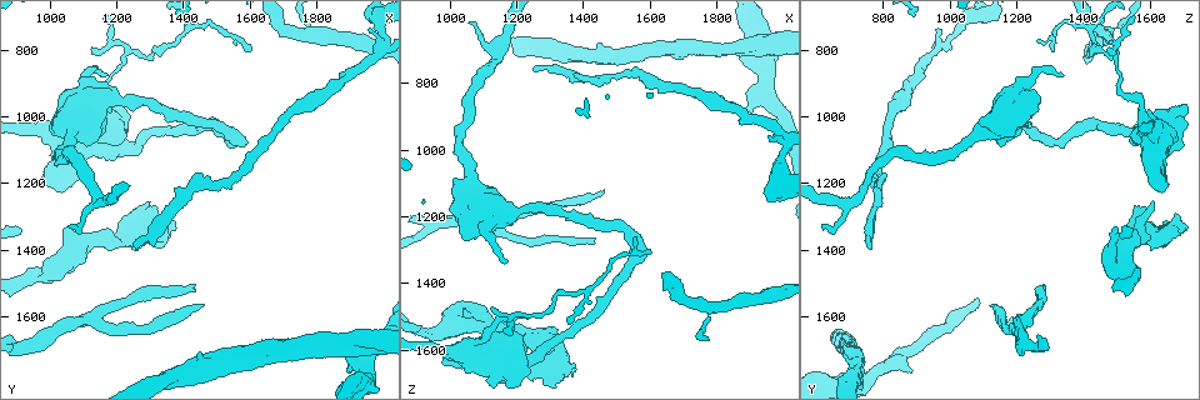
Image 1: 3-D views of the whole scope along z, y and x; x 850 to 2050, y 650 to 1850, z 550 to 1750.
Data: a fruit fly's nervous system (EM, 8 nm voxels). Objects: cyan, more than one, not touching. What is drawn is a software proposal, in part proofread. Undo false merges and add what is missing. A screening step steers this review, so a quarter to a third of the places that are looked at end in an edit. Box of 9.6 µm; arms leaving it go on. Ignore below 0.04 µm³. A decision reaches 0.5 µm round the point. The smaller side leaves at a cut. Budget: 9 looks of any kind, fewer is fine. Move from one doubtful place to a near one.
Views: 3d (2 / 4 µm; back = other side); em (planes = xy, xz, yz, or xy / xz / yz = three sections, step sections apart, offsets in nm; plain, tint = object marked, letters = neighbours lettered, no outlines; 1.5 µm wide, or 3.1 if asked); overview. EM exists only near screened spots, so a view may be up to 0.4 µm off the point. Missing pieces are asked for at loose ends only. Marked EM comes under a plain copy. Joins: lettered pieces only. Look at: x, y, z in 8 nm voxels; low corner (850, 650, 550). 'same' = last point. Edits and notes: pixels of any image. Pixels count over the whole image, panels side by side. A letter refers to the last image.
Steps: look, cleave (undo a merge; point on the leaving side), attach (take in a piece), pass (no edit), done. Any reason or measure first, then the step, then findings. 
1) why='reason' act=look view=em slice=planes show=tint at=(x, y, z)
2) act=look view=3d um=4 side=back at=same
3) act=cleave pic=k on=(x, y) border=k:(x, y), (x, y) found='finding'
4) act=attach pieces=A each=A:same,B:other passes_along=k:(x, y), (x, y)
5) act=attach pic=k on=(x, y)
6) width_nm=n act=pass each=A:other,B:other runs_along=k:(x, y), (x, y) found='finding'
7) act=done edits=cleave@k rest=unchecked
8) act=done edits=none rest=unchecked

why='sudden change in width' act=look view=em slice=planes show=tint at=(1140, 920, 1510)

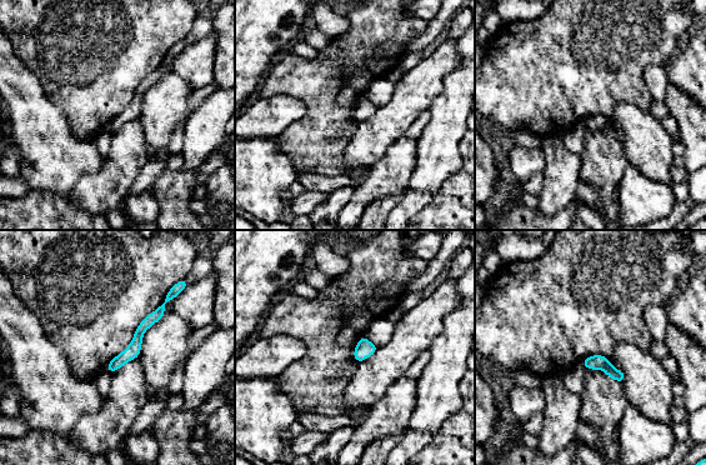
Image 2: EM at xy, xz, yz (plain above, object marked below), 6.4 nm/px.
why='see the neighbours' act=look view=em slice=planes show=letters at=same

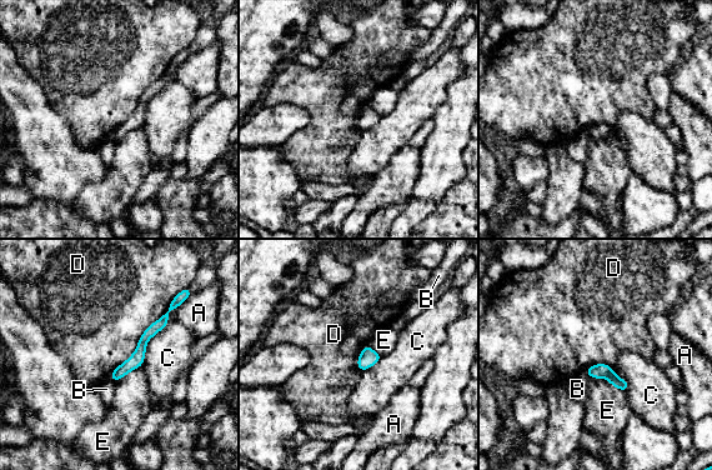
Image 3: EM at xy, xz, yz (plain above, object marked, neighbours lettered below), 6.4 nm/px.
width_nm=90 act=cleave pic=3 on=(600, 370) each=A:other,B:other,C:other,D:other,E:other part_leaving=3:(165, 318), (115, 376) found='two neurons meet here'

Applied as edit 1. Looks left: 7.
why='branch stops here' act=look view=em slice=xy step=4 show=tint at=(1040, 1360, 1490)

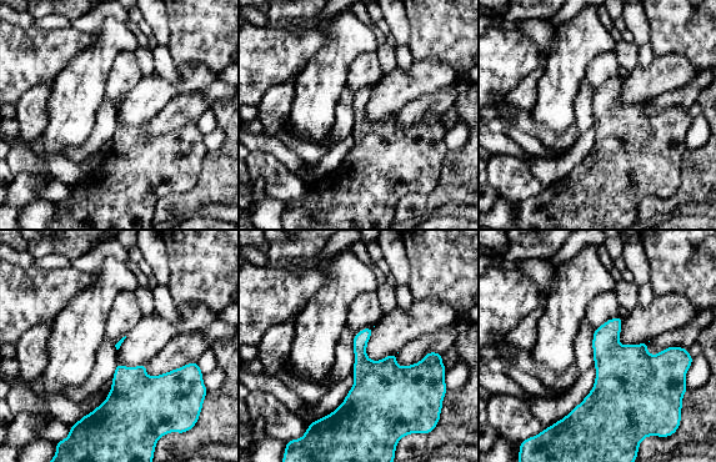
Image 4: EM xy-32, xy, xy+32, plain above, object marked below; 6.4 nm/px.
act=look view=em slice=xy step=4 show=letters at=same

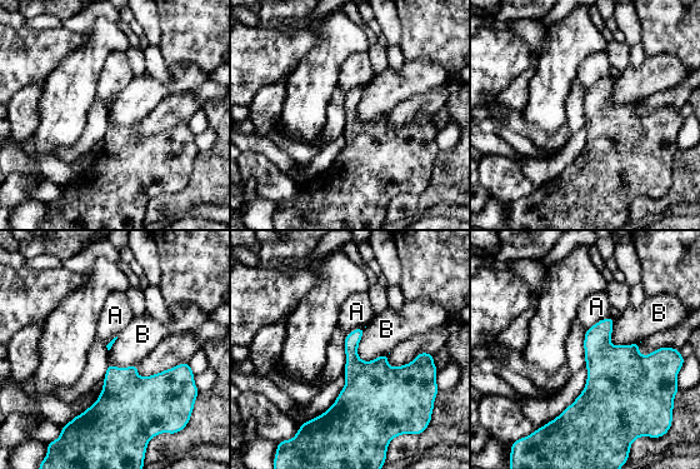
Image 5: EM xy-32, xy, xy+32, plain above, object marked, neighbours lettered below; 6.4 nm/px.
act=pass each=A:other,B:other found='none of them fits'

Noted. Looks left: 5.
act=look view=em slice=planes show=letters at=(1890, 1760, 880)

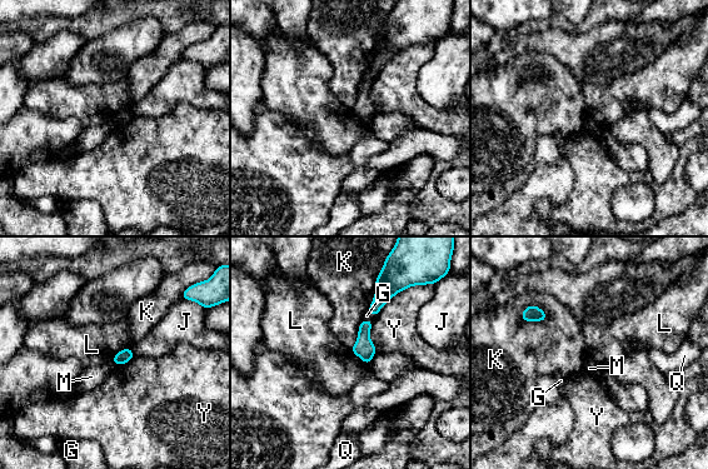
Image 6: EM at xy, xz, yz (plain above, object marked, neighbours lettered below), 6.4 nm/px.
longest_contact=Y:220nm act=pass each=G:other,J:other,K:other,L:other,M:other,Q:other,Y:other found='none of them fits'

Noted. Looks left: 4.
why='branch point' act=look view=em slice=yz step=4 show=tint at=(1770, 750, 1480)

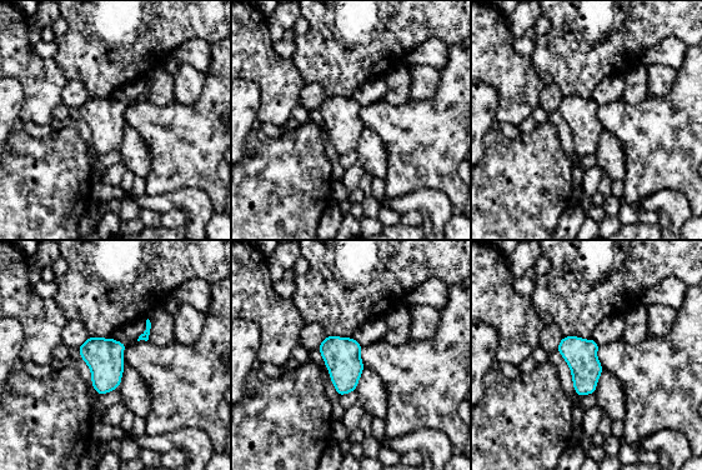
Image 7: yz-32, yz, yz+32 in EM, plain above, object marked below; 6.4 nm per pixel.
act=look view=em slice=planes show=tint at=same

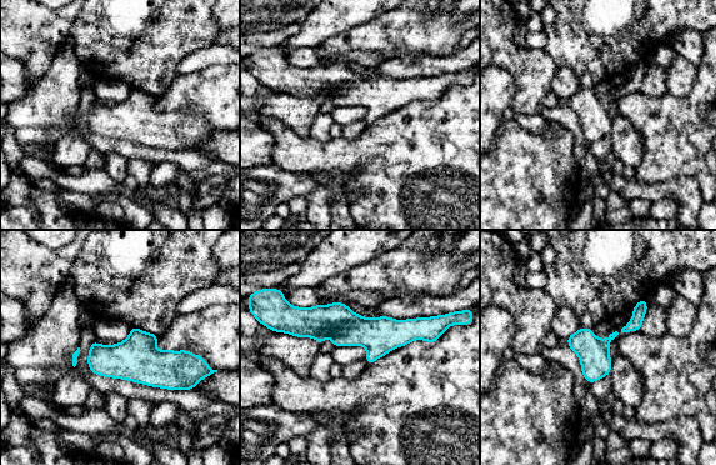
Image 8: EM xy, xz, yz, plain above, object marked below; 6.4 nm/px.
why='what lies round it' act=look view=em slice=planes show=letters at=same

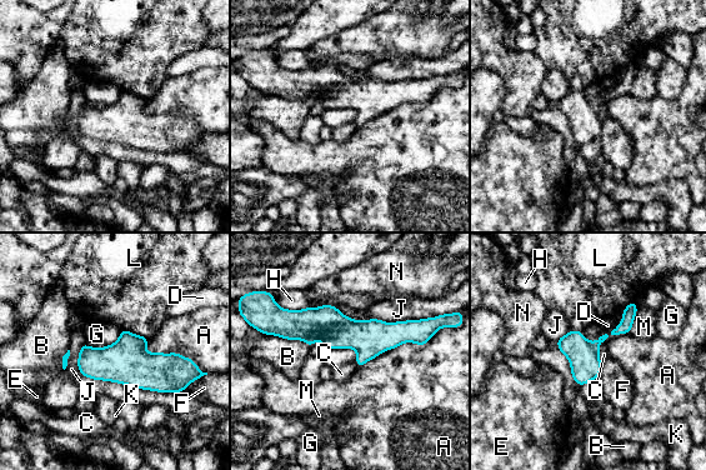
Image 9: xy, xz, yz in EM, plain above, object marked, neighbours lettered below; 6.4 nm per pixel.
longest_contact=A:550nm act=pass each=A:other,B:other,C:other,D:other,E:other,F:other,G:other,H:other,J:other,K:other,L:other,M:other,N:other border=9:(606, 338), (599, 349), (601, 361) found='all the same neuron'

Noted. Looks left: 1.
act=done edits=cleave@3 rest=unchecked

